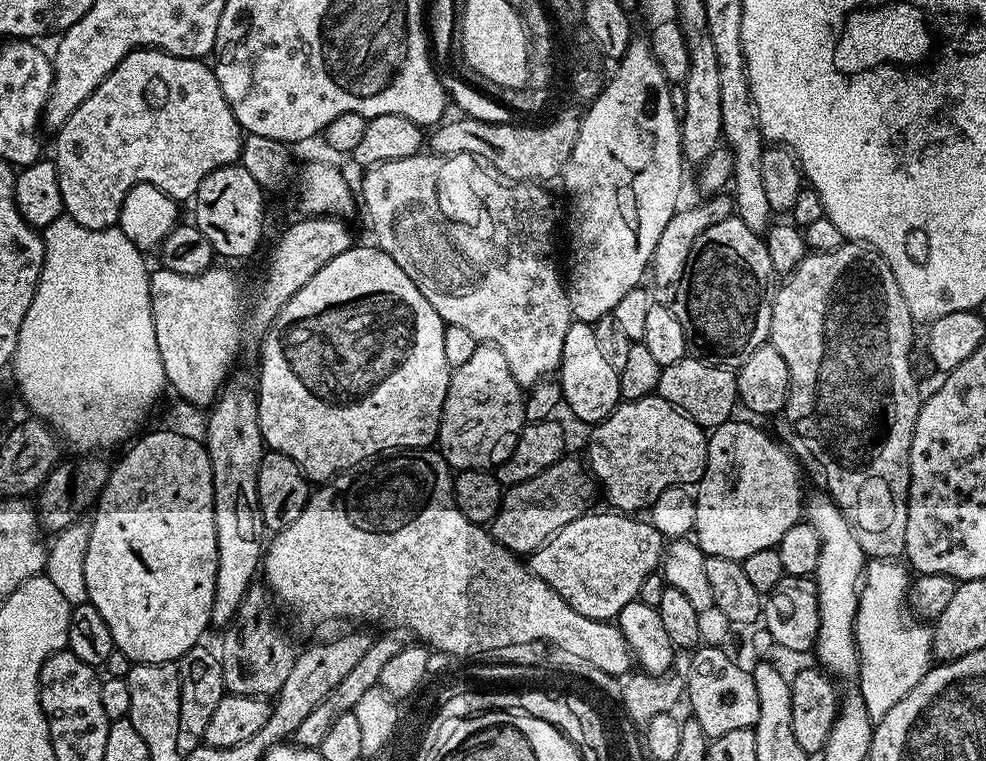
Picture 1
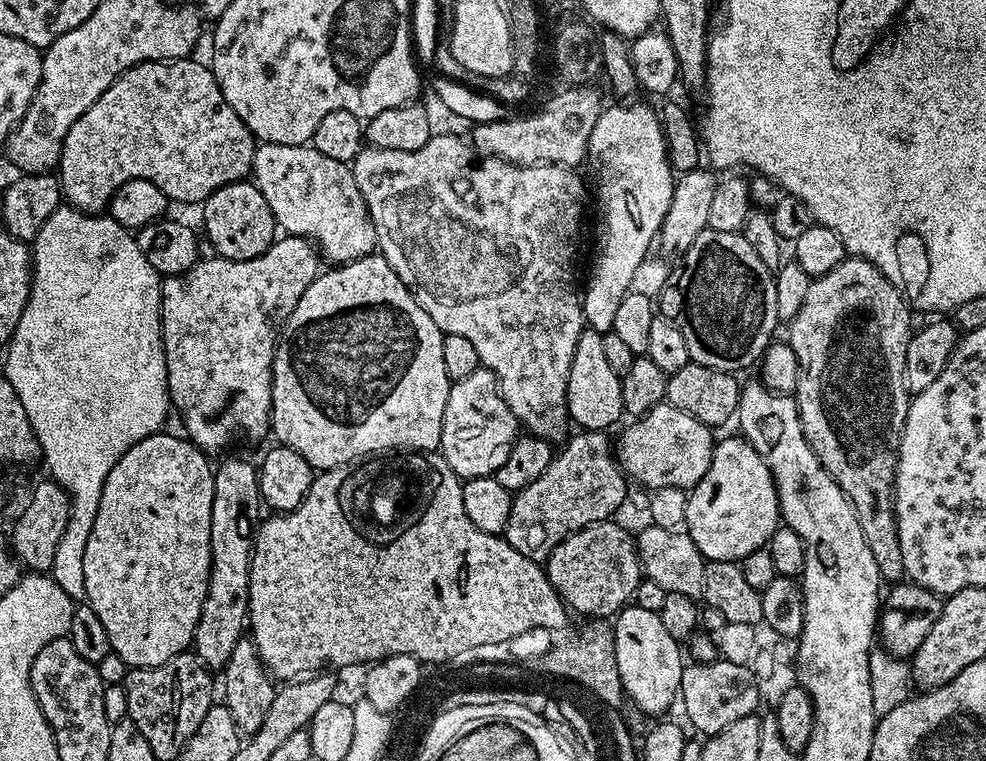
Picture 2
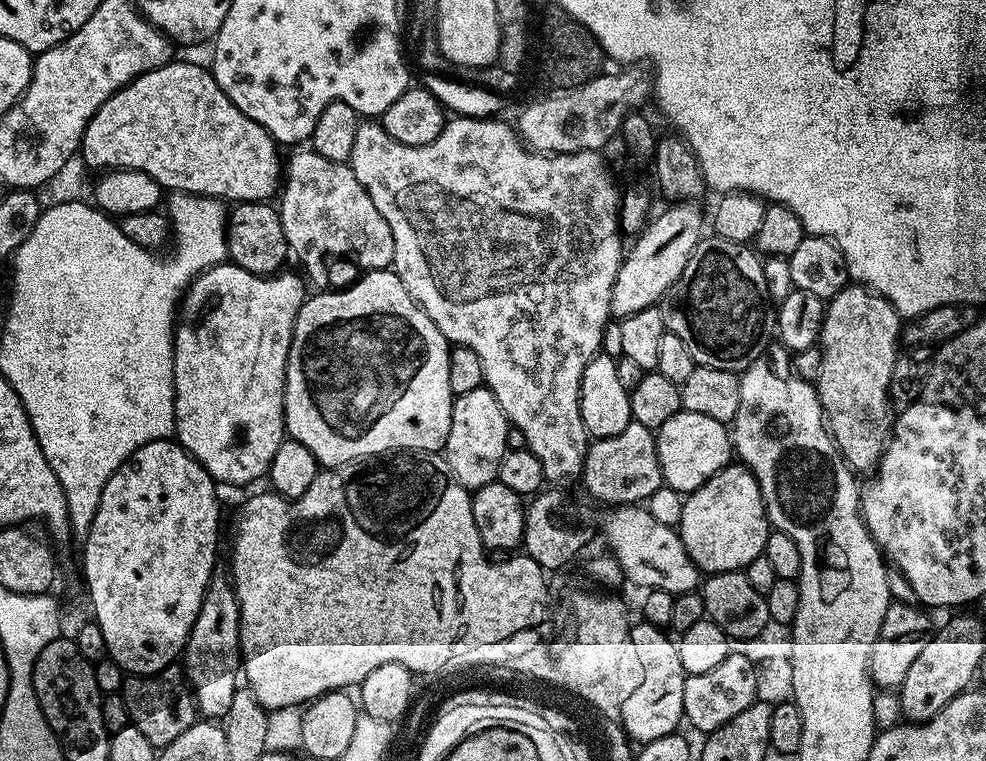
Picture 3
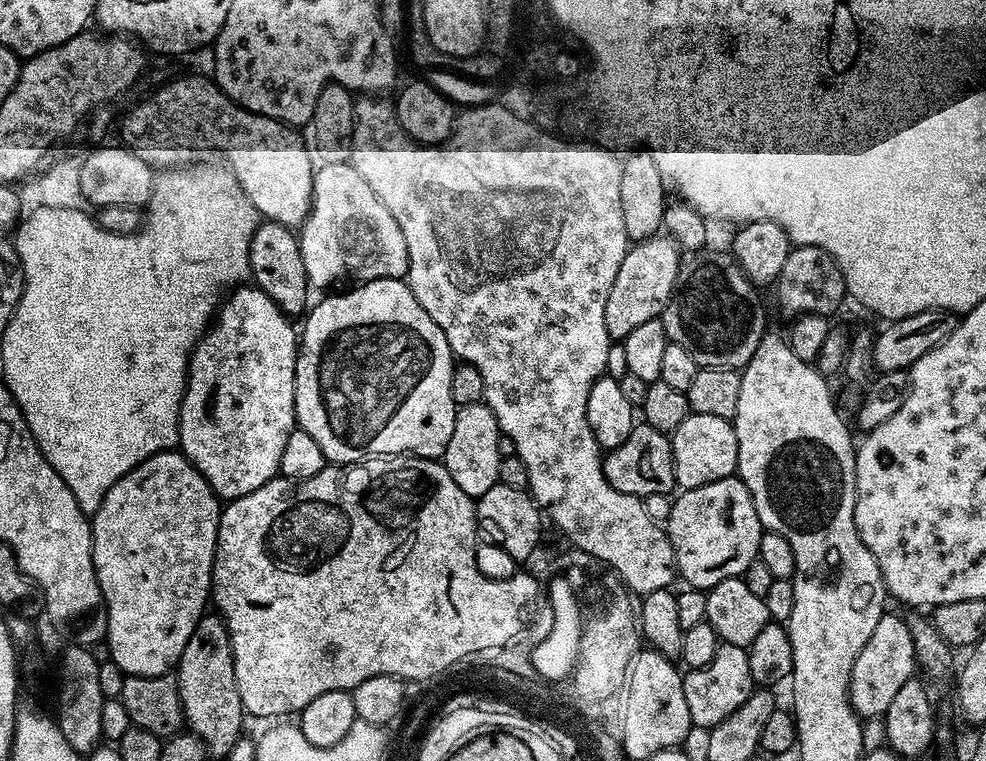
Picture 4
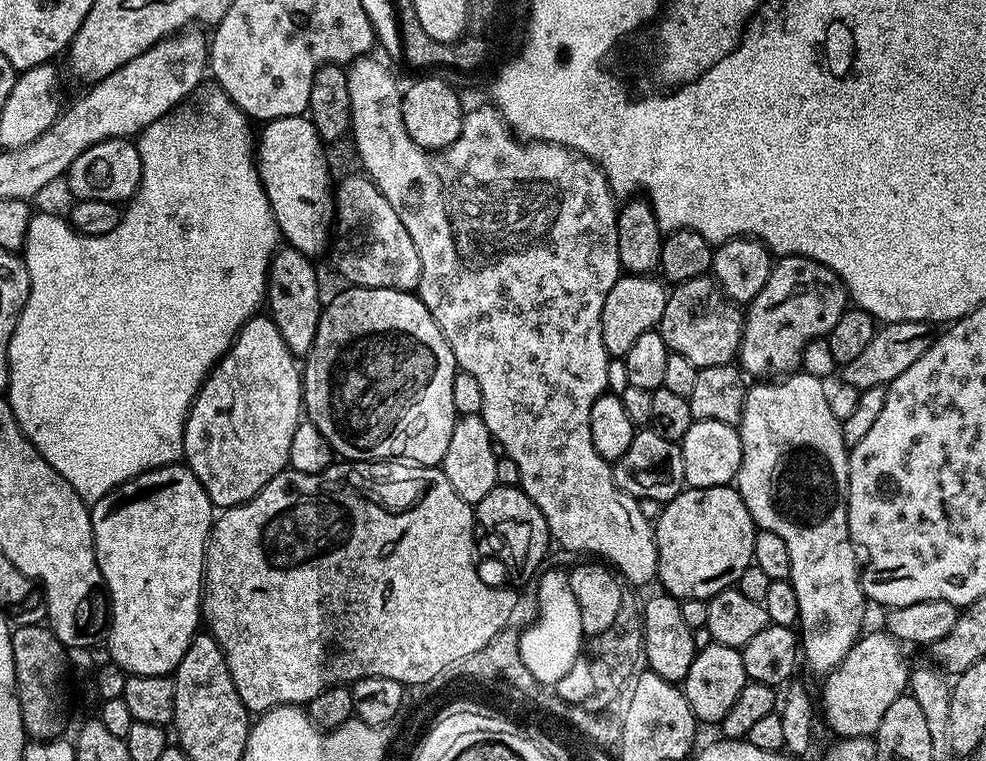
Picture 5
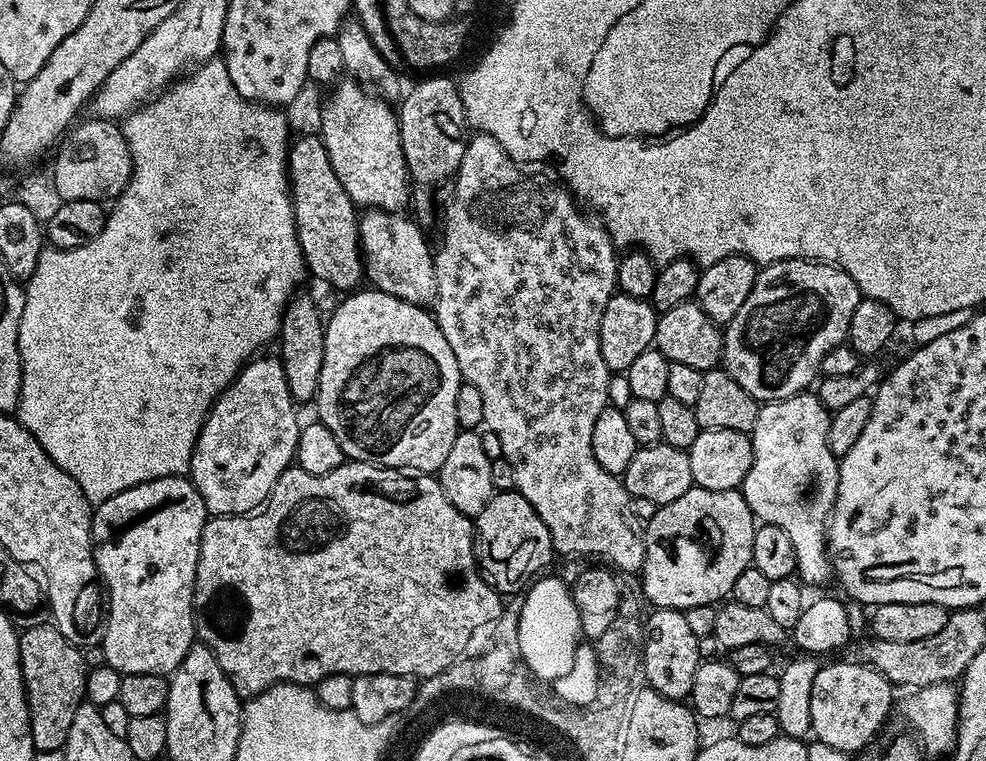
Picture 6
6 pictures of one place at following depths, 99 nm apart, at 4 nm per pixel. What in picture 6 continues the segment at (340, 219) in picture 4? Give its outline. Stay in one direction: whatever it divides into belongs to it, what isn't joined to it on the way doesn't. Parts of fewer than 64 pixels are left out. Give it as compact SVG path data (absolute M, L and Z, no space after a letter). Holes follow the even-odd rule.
M368 210L359 217L360 250L364 257L364 275L367 283L377 292L385 292L394 298L402 298L402 302L432 306L436 303L436 275L434 274L433 249L428 248L428 240L424 237L425 229L415 219L407 220L407 215L395 212L378 212Z

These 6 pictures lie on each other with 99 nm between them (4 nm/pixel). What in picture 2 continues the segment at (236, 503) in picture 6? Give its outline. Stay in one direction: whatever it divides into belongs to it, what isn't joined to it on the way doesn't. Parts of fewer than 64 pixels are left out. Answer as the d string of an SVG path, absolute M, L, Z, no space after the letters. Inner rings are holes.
M284 234L284 235L281 235L281 236L280 236L280 237L279 237L279 238L277 238L277 239L275 239L275 240L273 240L273 241L272 241L272 244L271 244L271 246L270 246L270 247L268 247L268 248L267 248L267 250L266 250L266 251L265 251L265 252L263 252L263 254L262 254L262 255L261 255L261 256L259 256L259 257L258 257L258 258L250 258L250 259L249 259L249 260L226 260L226 259L223 259L223 258L211 258L211 259L212 259L212 260L207 260L207 258L201 258L201 259L199 259L199 260L197 260L197 261L196 261L196 265L194 265L194 266L193 266L193 267L192 267L192 269L190 269L190 271L188 271L188 272L185 272L185 273L184 273L184 275L182 275L182 276L165 276L165 277L163 277L163 279L161 279L161 280L160 280L160 341L161 341L161 342L162 342L162 343L163 343L163 344L164 344L164 357L165 357L165 358L166 358L166 370L167 370L167 371L168 371L168 398L169 398L169 401L170 401L170 404L171 404L171 407L172 407L172 408L173 408L173 409L175 409L175 411L176 411L176 408L177 408L177 410L178 410L178 411L180 411L180 420L181 420L181 422L182 422L182 423L184 423L184 428L185 428L185 430L184 430L184 429L183 429L183 431L184 431L184 432L185 432L185 433L186 433L186 436L187 436L187 439L189 439L189 440L191 440L191 441L192 441L192 443L193 443L193 444L195 444L195 445L196 445L196 447L197 447L197 448L199 448L199 449L201 449L201 450L203 450L203 451L204 451L204 452L205 452L205 453L208 453L208 454L213 454L213 453L212 453L212 452L220 452L220 451L221 451L221 452L220 452L220 453L223 453L223 452L224 452L224 451L225 451L225 450L228 450L228 449L224 449L224 450L223 450L223 448L228 448L228 447L230 447L230 446L231 446L231 444L232 444L232 443L234 443L234 442L235 442L235 440L260 440L260 439L262 439L262 438L263 438L263 436L264 436L264 435L265 435L265 436L266 436L266 437L267 437L267 436L268 436L268 435L269 435L269 432L270 432L270 429L271 429L271 426L272 426L272 363L273 363L273 362L274 362L274 354L275 354L275 353L276 353L276 342L277 342L277 339L278 339L278 337L279 337L279 335L280 335L280 333L281 333L281 331L282 331L282 329L283 329L283 327L284 327L284 323L285 323L285 322L287 322L287 320L288 320L288 319L289 319L289 318L290 318L290 314L291 314L291 313L292 313L292 311L293 311L293 310L294 310L294 306L298 306L298 298L302 298L302 294L306 294L306 290L307 290L307 289L308 289L308 288L309 288L309 286L310 286L310 285L312 285L312 283L313 283L313 282L315 282L315 280L316 280L316 277L317 277L317 275L318 275L318 273L319 273L319 272L320 272L320 271L321 271L321 268L322 268L322 265L320 265L320 260L321 260L321 257L320 257L320 256L319 256L319 255L318 255L318 252L317 252L317 249L316 249L316 248L315 248L315 247L314 247L314 244L313 244L313 241L311 241L311 240L307 240L307 239L306 239L306 237L304 237L304 236L290 236L290 235L287 235L287 234Z

